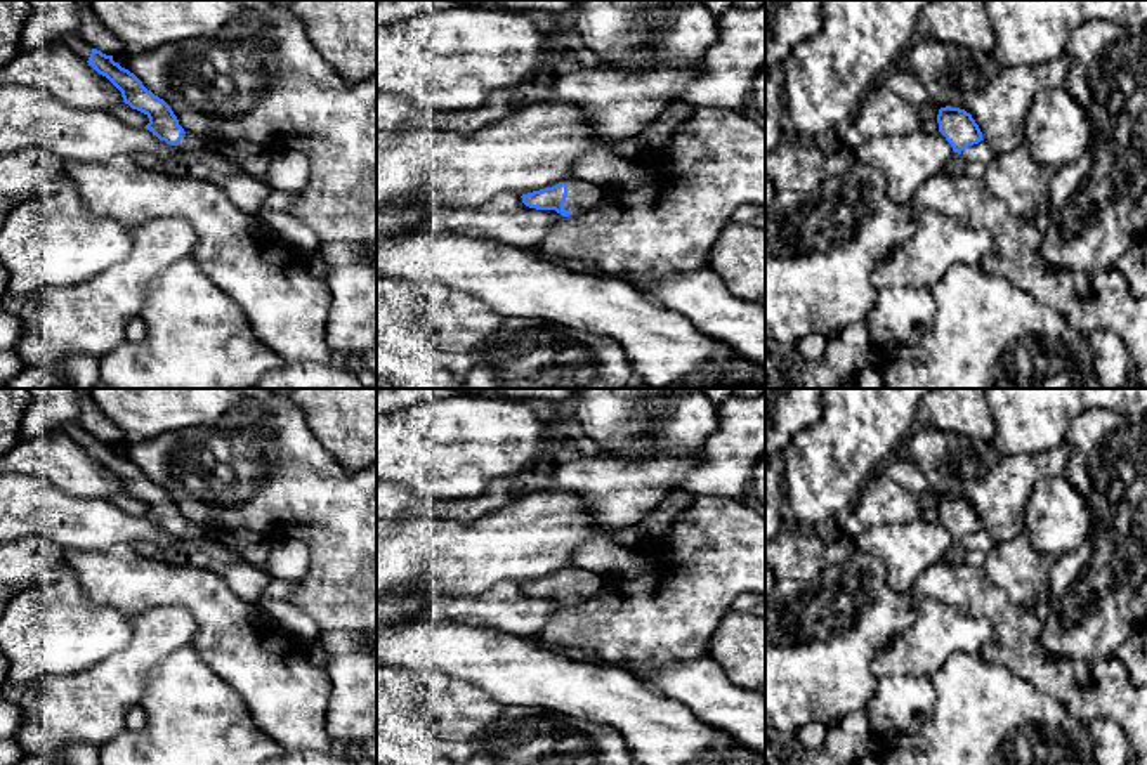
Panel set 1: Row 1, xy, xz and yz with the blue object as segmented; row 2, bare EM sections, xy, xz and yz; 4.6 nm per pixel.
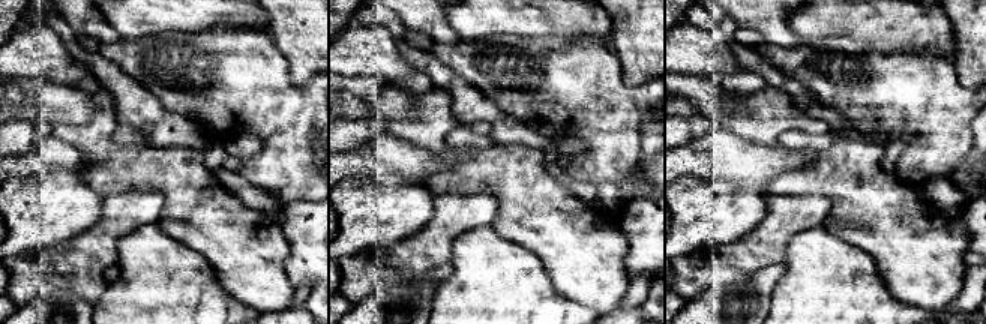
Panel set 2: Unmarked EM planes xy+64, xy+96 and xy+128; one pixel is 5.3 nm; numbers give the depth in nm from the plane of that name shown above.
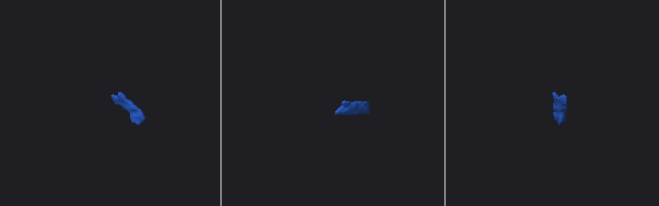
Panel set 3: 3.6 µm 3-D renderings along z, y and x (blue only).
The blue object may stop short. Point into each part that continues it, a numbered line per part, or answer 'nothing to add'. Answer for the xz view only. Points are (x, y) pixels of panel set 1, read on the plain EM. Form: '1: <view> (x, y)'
1: xz (582, 583)

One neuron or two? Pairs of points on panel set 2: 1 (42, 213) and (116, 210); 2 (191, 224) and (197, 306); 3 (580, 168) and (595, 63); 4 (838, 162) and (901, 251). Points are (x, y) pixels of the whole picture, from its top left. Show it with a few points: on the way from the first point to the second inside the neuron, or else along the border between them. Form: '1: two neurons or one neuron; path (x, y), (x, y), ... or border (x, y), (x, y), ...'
1: two neurons; border (104, 197), (102, 216), (99, 219)
2: two neurons; border (162, 230), (197, 251), (216, 275)
3: one neuron; path (595, 143), (595, 89)
4: one neuron; path (857, 185), (866, 200), (895, 228)

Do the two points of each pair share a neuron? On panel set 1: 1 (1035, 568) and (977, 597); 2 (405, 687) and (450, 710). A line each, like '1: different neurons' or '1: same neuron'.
1: different neurons
2: same neuron

